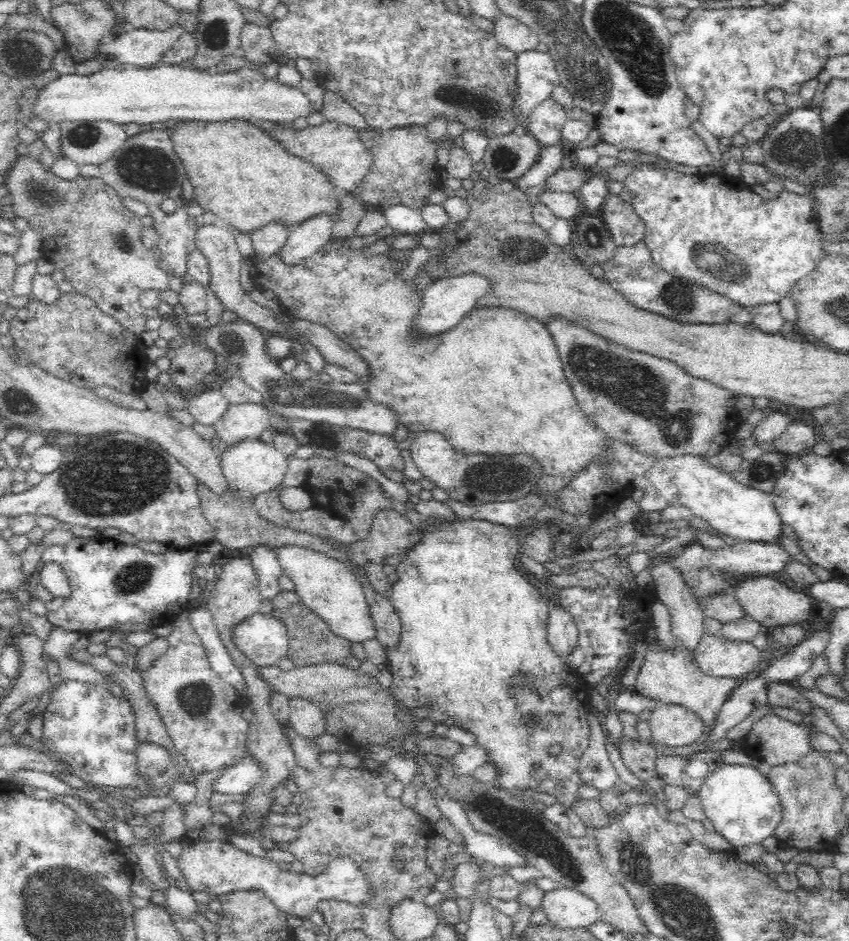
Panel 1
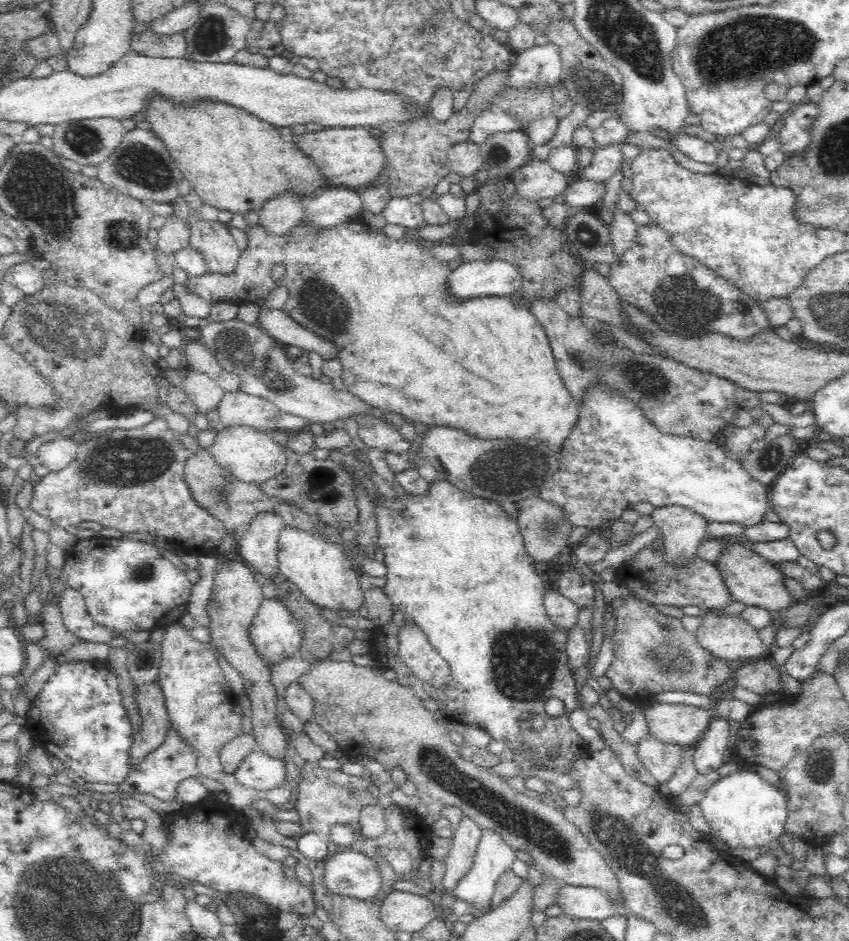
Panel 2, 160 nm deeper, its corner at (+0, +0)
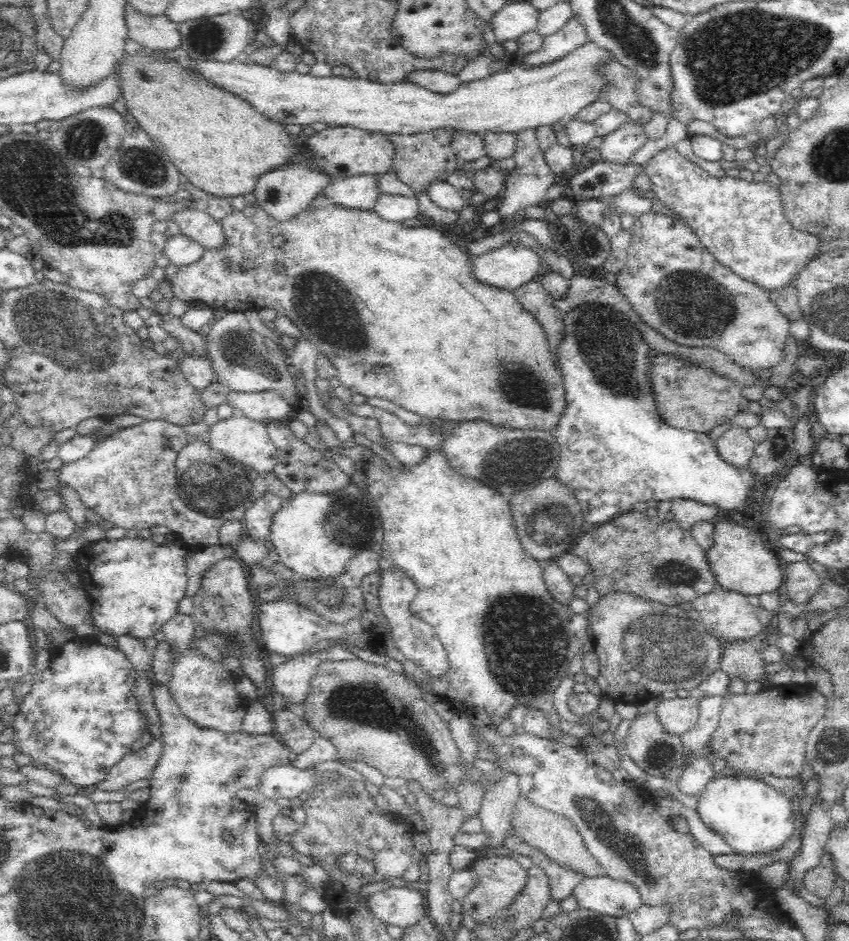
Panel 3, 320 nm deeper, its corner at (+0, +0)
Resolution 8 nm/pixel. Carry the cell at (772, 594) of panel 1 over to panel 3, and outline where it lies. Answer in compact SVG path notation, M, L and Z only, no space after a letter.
M723 517L717 519L714 525L714 548L706 552L718 585L728 592L744 596L760 596L783 590L784 563L776 552L763 545L761 528L745 527Z

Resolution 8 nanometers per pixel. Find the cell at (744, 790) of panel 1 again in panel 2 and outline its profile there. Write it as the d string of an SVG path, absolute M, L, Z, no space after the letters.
M736 770L718 778L697 804L700 805L704 819L710 826L710 834L722 840L729 851L738 847L754 848L754 846L768 845L785 832L784 826L788 816L786 800L778 787L763 780L756 771Z

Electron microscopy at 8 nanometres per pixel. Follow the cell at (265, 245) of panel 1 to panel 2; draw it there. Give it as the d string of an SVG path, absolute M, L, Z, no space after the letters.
M284 194L280 198L272 198L258 212L259 226L267 234L276 236L288 234L292 228L301 224L303 217L301 204L302 200L298 200L295 196L290 196L289 194Z

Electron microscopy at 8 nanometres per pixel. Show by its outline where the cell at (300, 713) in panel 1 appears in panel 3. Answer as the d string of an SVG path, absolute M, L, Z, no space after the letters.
M300 653L273 666L269 678L271 688L284 696L286 704L302 704L308 696L315 666L322 662L322 658L318 654Z

